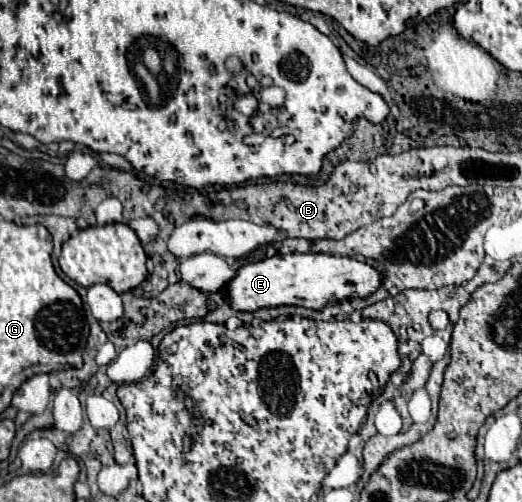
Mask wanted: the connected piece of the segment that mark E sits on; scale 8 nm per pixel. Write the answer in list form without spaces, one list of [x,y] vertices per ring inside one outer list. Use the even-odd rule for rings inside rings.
[[[277,253],[263,261],[243,265],[229,283],[227,301],[237,311],[259,311],[263,307],[279,305],[299,305],[321,311],[329,303],[341,301],[341,297],[367,299],[381,287],[381,283],[381,271],[367,261],[327,253]]]

